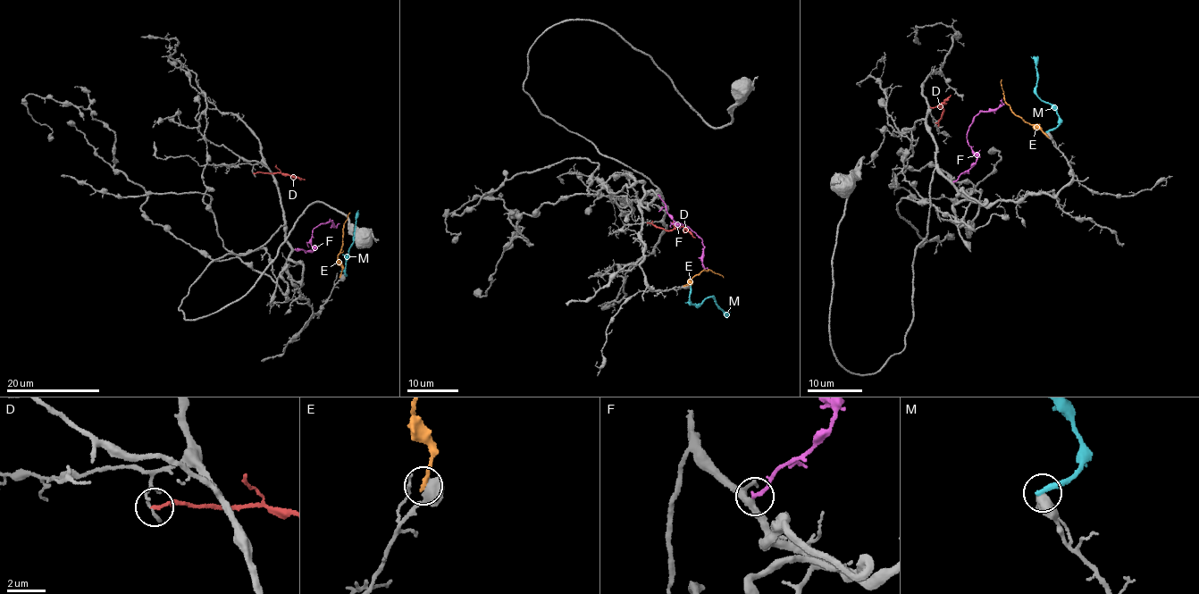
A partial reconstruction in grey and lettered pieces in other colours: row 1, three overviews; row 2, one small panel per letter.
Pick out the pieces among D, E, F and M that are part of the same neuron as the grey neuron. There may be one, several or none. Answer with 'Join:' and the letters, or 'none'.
Join: F

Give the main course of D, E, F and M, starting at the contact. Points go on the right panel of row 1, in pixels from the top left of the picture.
D: (938, 125), (943, 110), (938, 105), (950, 95)
E: (1048, 137), (1014, 112), (1004, 100), (1001, 79)
F: (953, 182), (963, 171), (968, 171), (976, 159), (967, 139), (976, 116), (1001, 106), (1001, 98)
M: (1047, 131), (1058, 126), (1059, 116), (1057, 111), (1035, 94), (1036, 62), (1031, 56)

